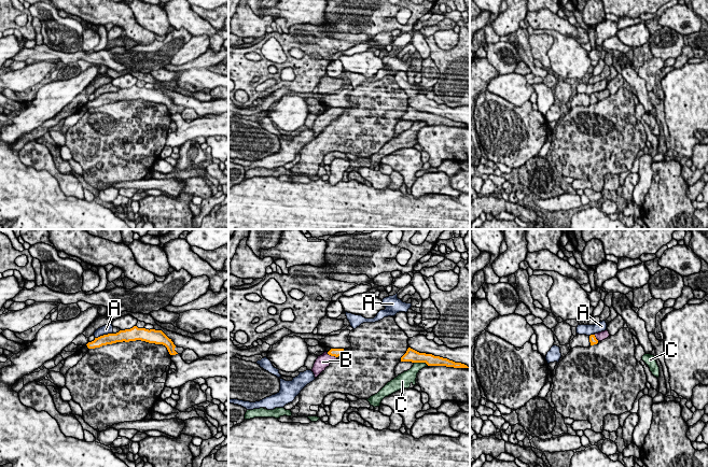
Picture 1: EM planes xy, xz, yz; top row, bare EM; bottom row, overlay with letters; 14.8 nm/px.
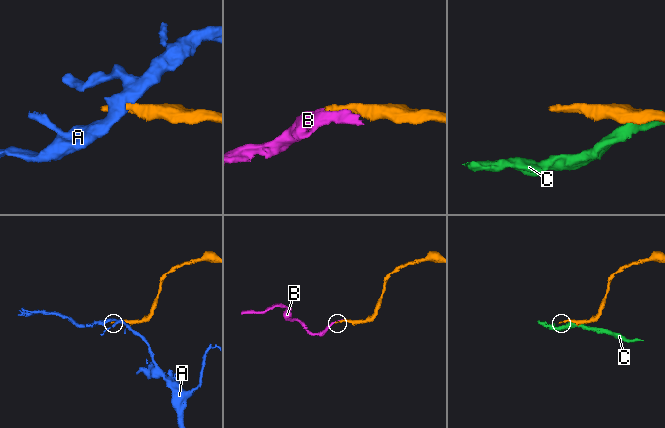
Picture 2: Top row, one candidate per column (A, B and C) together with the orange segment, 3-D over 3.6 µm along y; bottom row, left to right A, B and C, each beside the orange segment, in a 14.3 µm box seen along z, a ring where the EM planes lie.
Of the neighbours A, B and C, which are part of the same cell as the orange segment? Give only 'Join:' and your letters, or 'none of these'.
Join: B

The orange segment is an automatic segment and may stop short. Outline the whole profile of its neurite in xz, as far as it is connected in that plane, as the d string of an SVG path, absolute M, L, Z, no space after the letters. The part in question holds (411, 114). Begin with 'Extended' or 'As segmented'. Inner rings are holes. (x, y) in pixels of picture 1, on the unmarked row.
As segmented. M408 107L406 112L401 116L401 121L426 122L428 125L446 125L446 126L454 126L454 127L469 127L464 123L455 122L447 117L434 115L432 113L419 112L411 107Z

